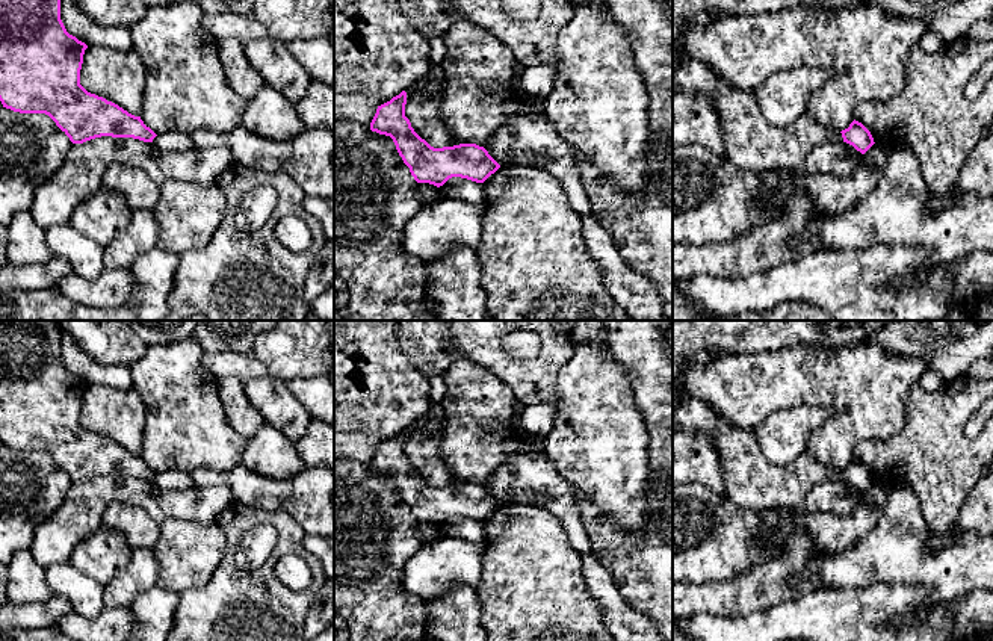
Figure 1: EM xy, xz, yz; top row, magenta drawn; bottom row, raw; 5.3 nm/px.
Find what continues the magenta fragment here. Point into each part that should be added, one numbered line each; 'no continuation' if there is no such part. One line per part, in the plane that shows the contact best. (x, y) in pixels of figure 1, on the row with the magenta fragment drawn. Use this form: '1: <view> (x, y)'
no continuation

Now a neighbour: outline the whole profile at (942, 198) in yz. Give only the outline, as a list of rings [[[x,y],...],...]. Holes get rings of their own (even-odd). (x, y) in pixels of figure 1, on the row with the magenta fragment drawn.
[[[957,186],[946,190],[936,190],[936,194],[928,198],[928,210],[939,212],[954,204],[961,197],[961,194],[963,192]]]

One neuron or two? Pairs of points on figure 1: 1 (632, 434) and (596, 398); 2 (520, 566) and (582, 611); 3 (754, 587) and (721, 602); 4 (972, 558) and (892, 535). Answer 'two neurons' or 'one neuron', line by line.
1: one neuron
2: one neuron
3: one neuron
4: one neuron

